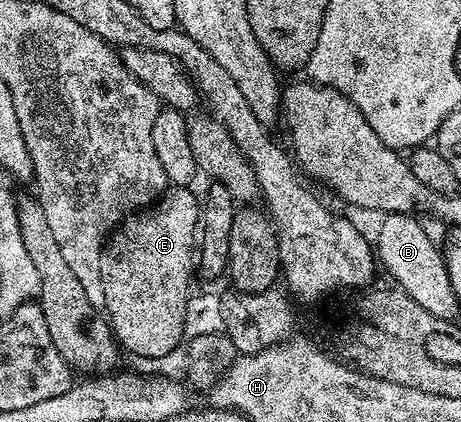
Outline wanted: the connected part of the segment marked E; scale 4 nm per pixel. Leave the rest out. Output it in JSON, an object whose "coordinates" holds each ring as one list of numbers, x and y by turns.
{"coordinates":[[186,186,171,187,149,208,127,216,108,237,108,251,102,262,104,312,114,329,114,339,129,354,160,358,176,350,187,335,185,307,192,295,190,271,196,268,196,237,200,232,200,200,190,191]]}

